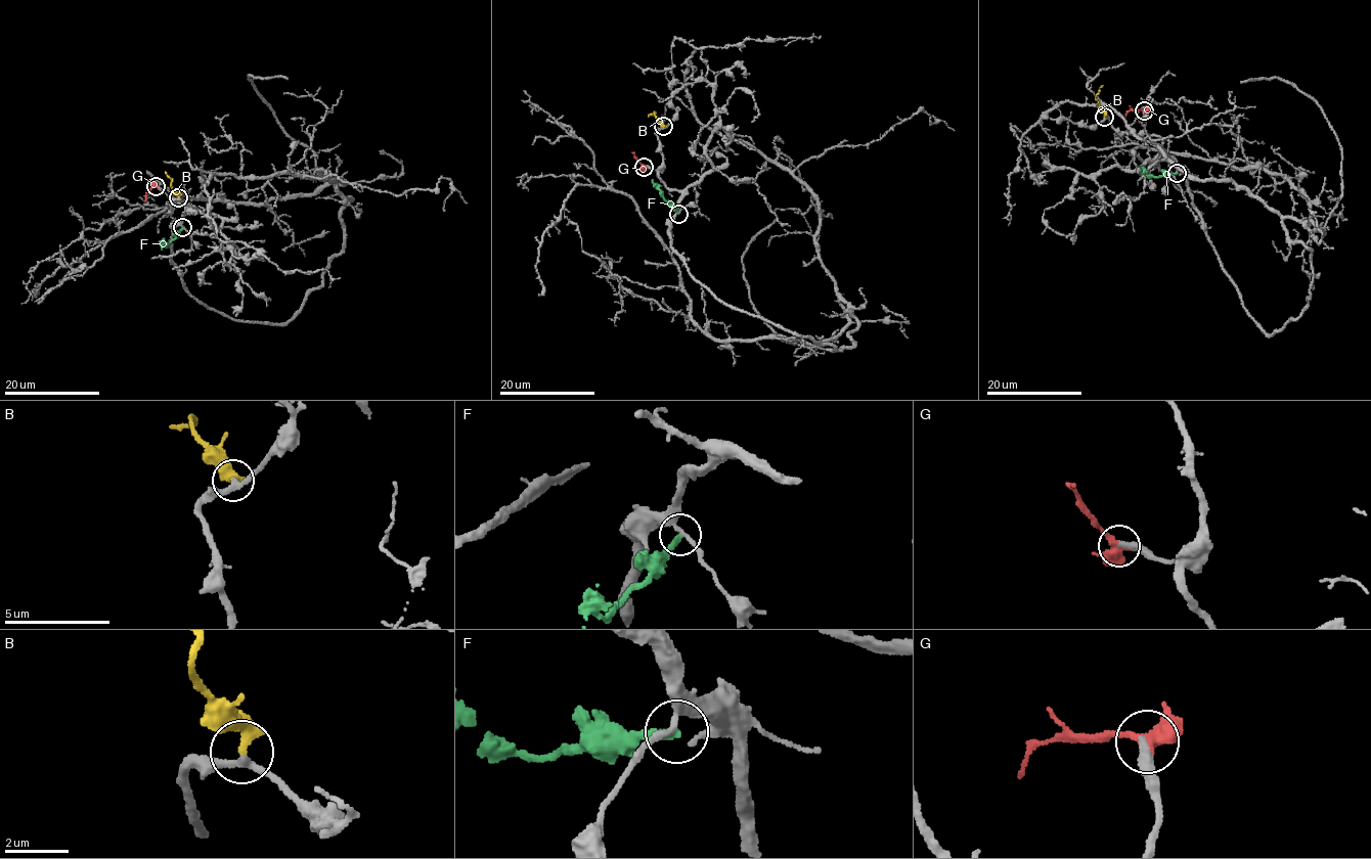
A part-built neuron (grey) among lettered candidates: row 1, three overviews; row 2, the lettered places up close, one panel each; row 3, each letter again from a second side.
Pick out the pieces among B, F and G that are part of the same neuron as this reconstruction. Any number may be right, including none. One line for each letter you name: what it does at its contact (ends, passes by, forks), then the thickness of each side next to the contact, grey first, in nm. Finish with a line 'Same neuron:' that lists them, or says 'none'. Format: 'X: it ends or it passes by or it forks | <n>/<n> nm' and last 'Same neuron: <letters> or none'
B: it ends | 240/360 nm
G: it forks | 360/320 nm
Same neuron: B, G

